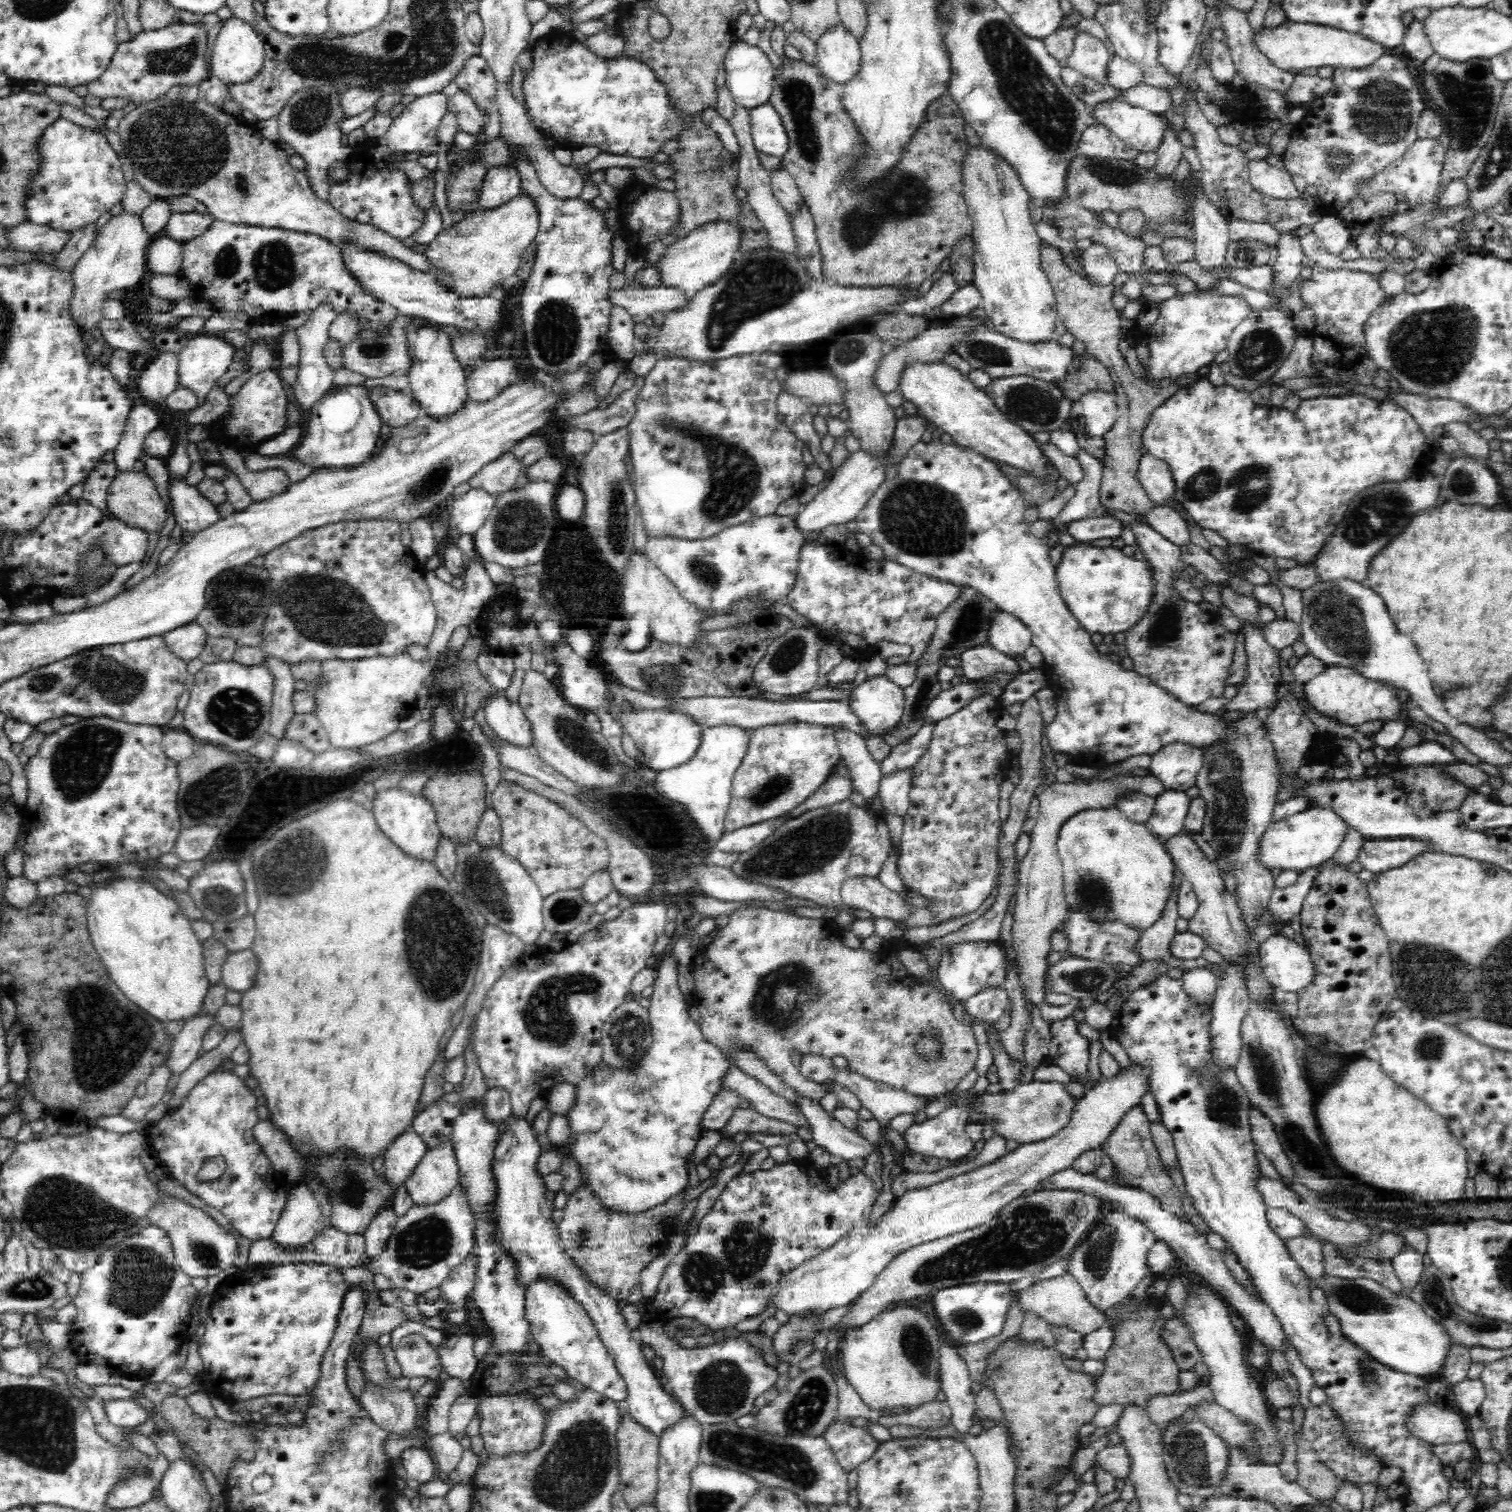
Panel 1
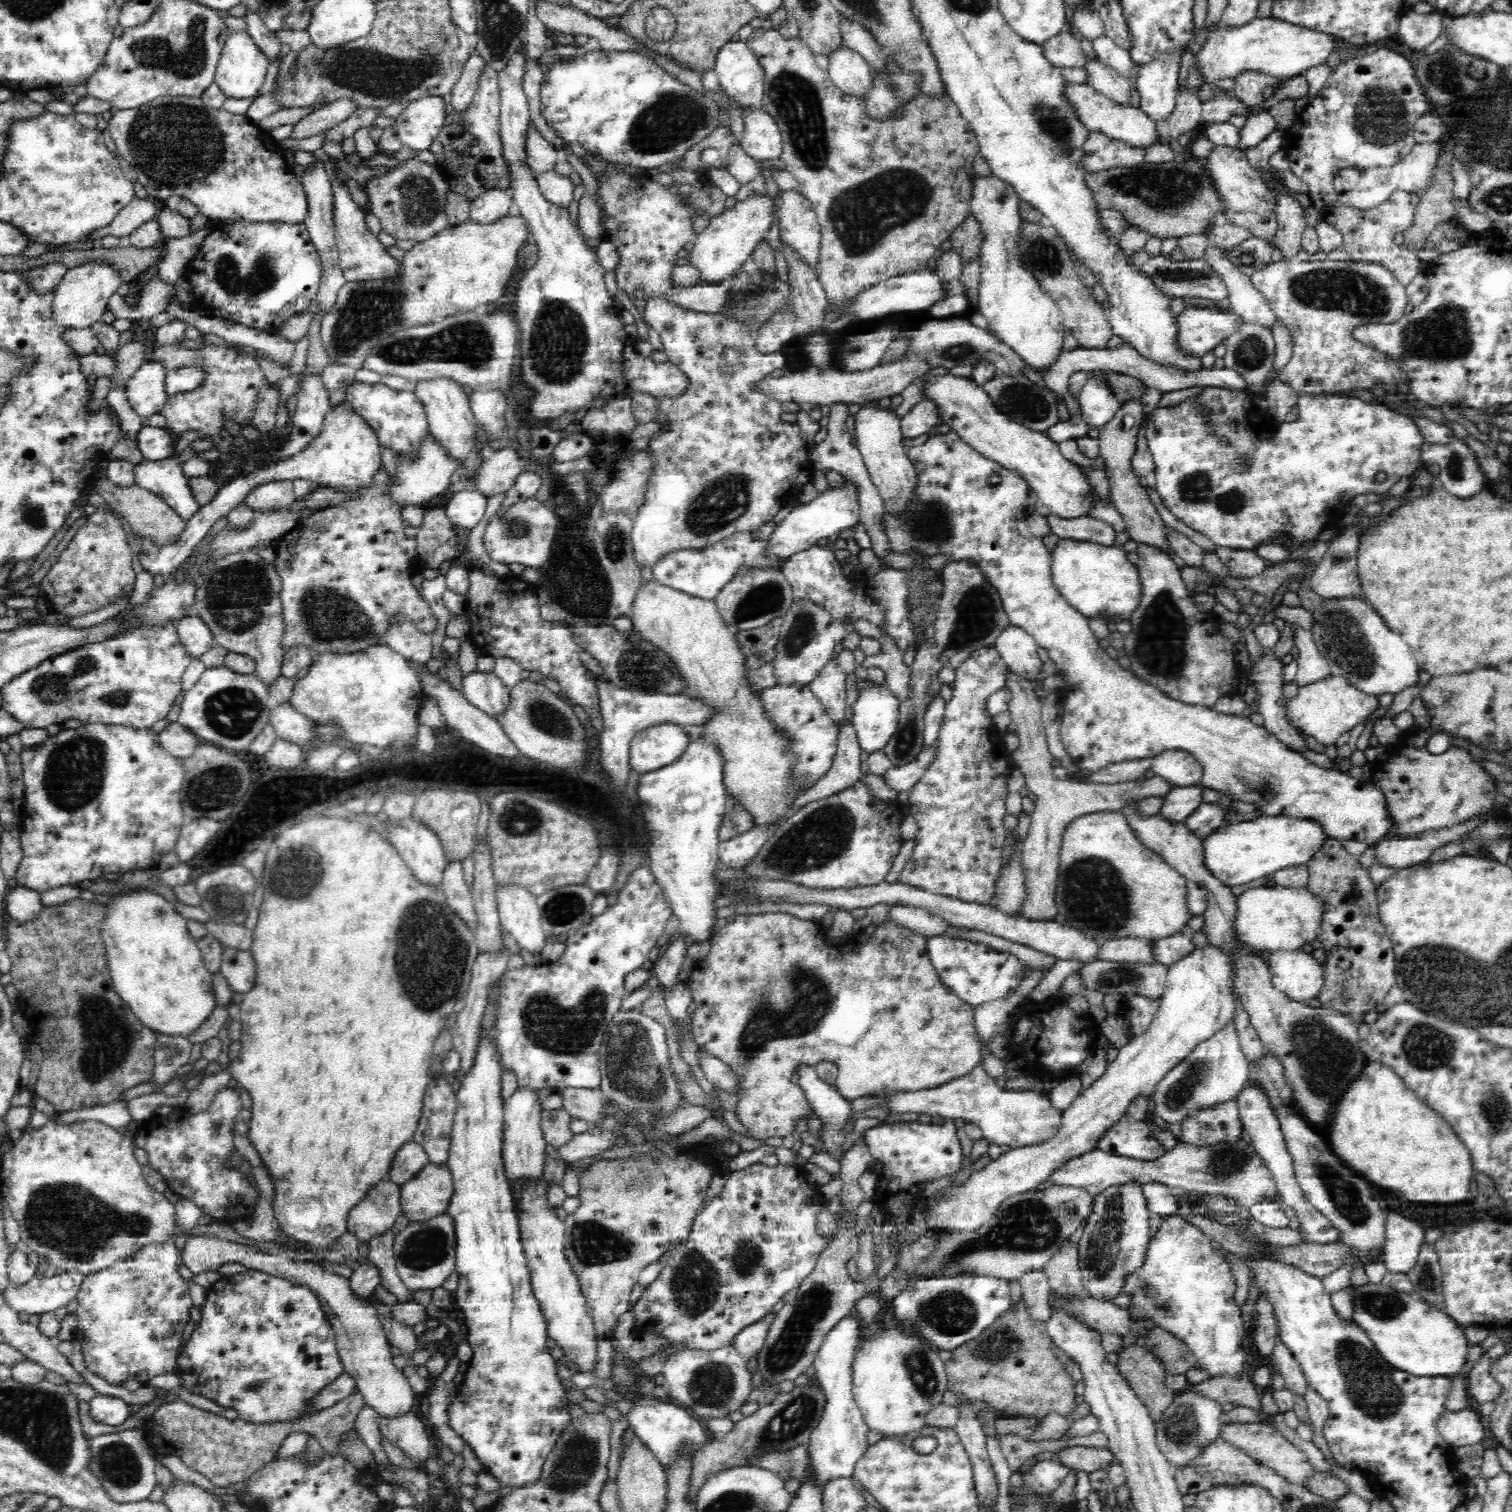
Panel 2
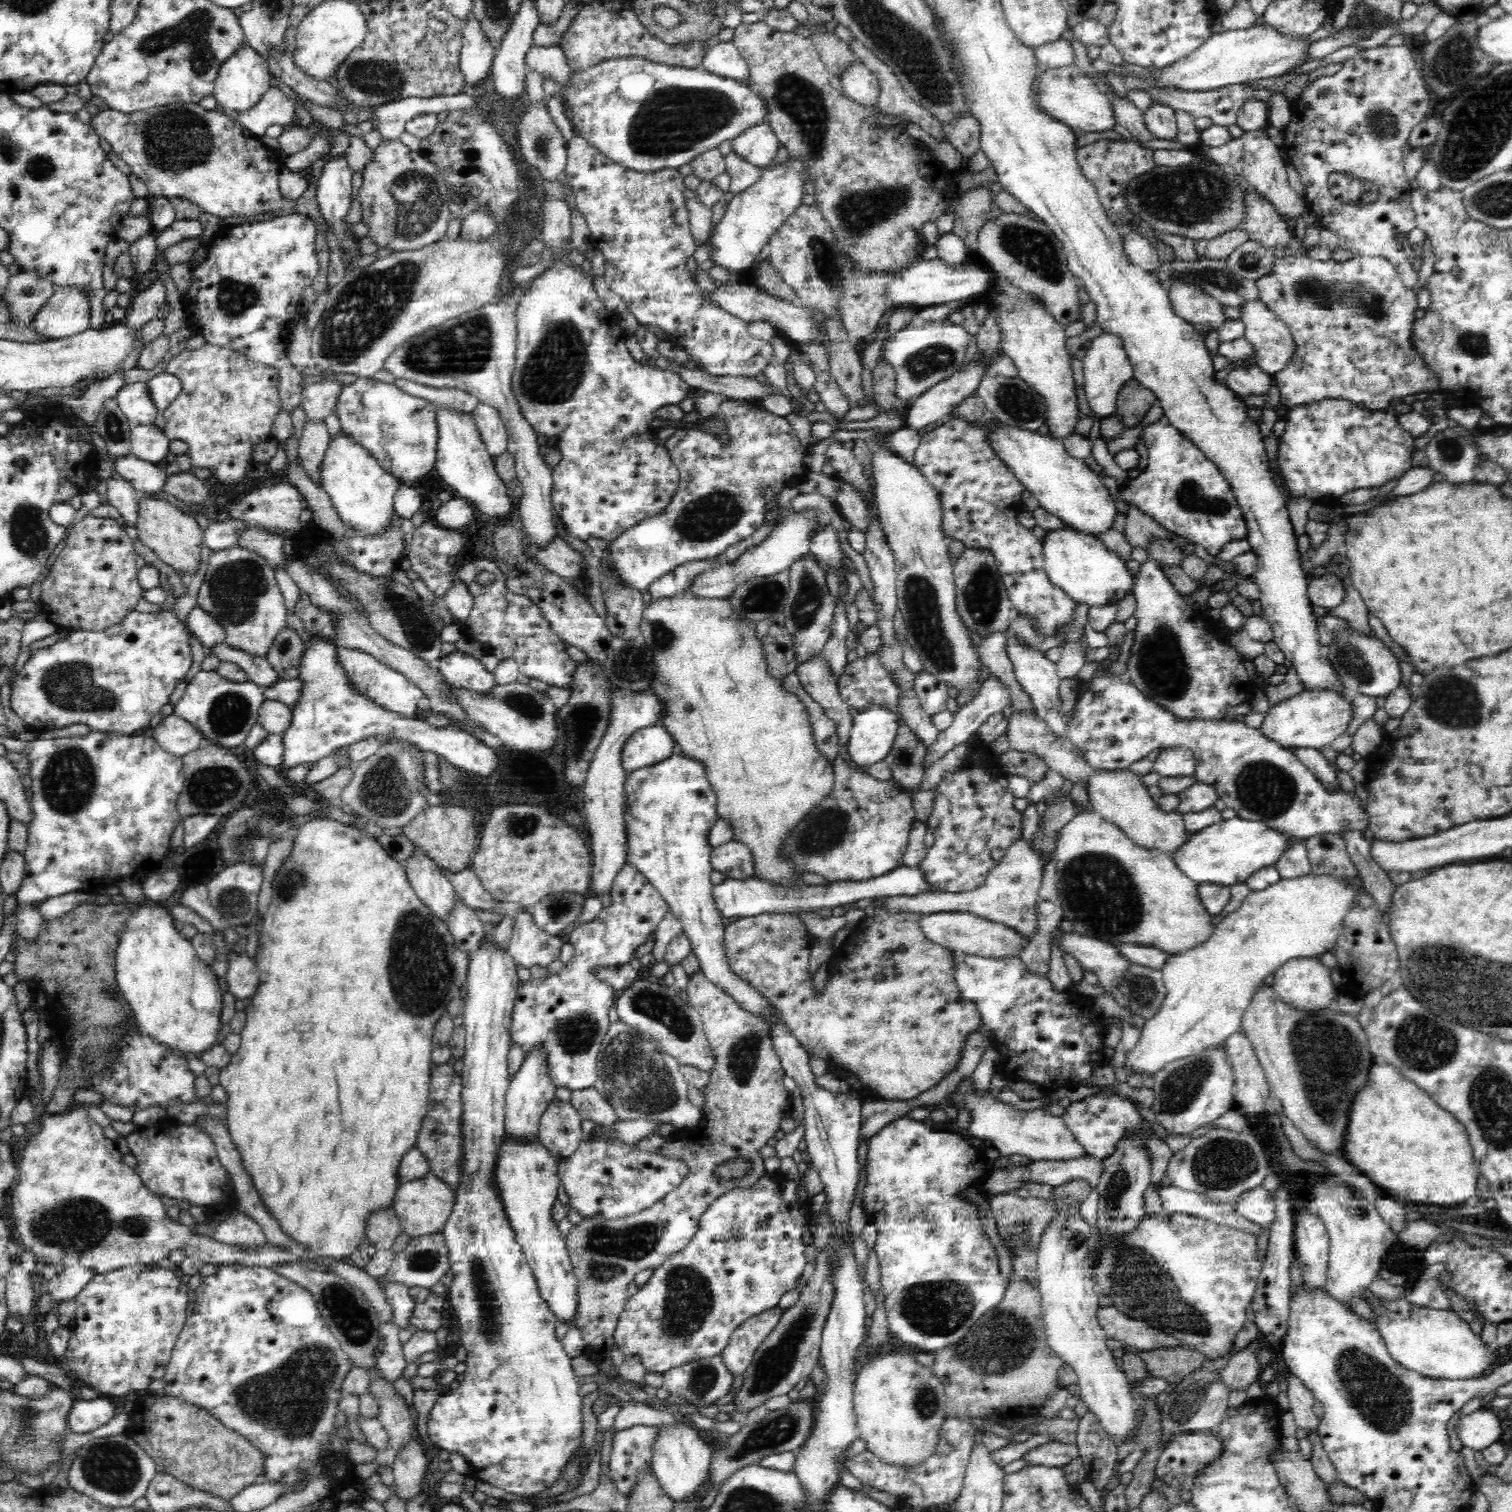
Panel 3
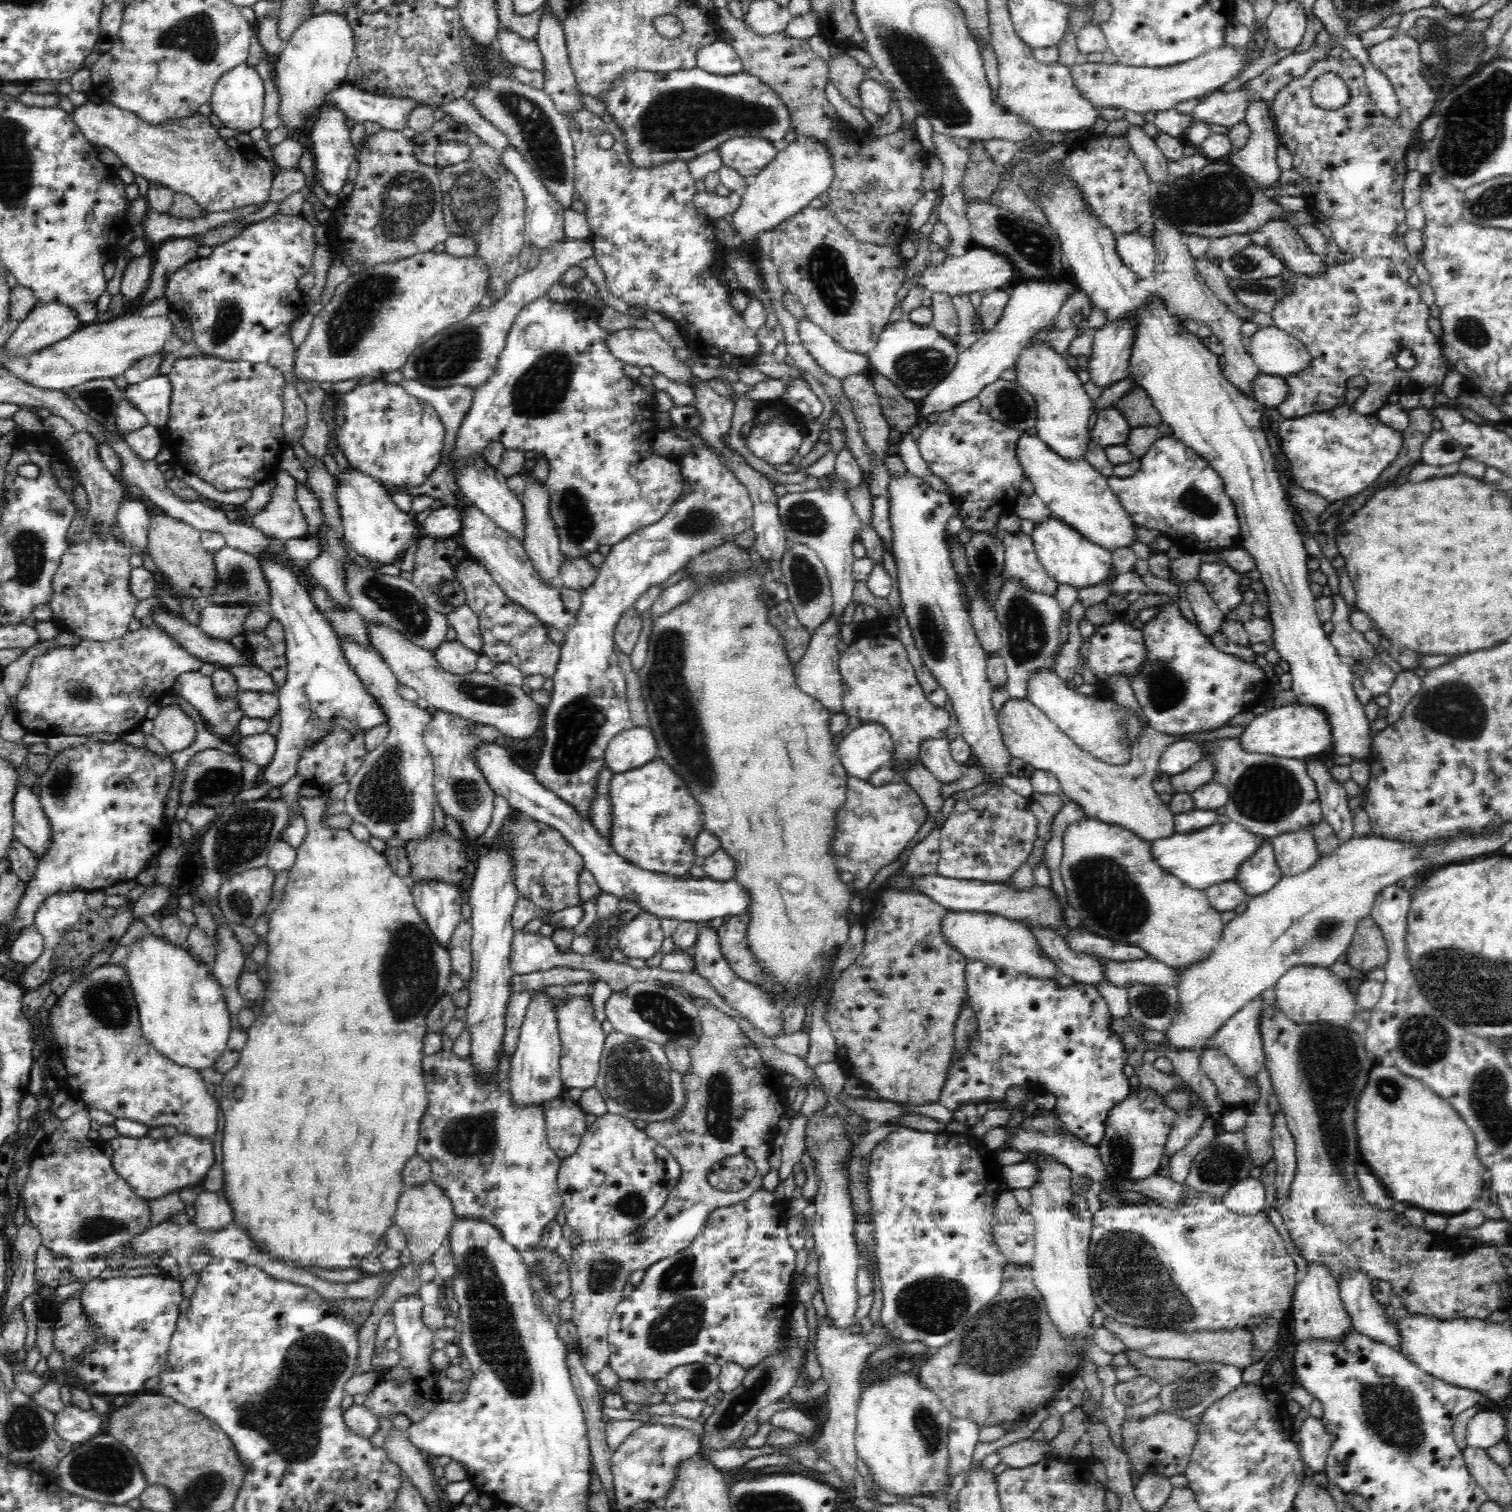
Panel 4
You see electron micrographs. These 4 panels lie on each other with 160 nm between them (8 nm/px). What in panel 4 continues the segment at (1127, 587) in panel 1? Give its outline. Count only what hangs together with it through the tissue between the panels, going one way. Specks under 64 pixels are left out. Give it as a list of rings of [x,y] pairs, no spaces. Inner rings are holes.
[[[1049,515],[1034,524],[1030,534],[1033,547],[1040,564],[1057,583],[1069,584],[1074,588],[1093,586],[1106,580],[1112,572],[1111,552],[1082,537],[1076,530]]]

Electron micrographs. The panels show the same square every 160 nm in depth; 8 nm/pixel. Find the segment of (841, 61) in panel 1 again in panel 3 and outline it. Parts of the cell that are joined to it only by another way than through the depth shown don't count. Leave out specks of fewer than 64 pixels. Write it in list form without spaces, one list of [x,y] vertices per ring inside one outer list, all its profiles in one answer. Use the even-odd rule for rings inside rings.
[[[854,62],[841,76],[846,96],[862,106],[874,106],[879,101],[879,82],[871,70],[862,63]]]

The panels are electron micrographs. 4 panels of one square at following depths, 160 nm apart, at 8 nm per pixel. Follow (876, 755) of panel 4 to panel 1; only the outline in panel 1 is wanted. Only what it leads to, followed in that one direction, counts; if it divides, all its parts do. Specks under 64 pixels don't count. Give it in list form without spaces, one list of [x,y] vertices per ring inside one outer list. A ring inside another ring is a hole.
[[[880,675],[854,687],[848,702],[868,735],[884,736],[894,730],[903,714],[904,695],[900,687]]]

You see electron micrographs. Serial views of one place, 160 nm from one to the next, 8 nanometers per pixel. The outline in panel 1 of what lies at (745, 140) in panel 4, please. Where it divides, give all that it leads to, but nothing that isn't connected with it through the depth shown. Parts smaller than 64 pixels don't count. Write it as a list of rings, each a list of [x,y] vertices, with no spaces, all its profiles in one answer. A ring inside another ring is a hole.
[[[764,103],[748,111],[748,125],[752,143],[758,154],[782,157],[788,150],[788,135],[780,121],[780,115],[770,103]]]

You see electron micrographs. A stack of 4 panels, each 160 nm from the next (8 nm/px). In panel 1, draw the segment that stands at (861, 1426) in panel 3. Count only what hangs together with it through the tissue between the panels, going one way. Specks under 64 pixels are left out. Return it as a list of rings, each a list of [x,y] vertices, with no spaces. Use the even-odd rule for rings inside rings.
[[[896,1308],[892,1312],[878,1313],[870,1322],[860,1328],[843,1331],[844,1342],[840,1342],[840,1361],[848,1383],[856,1389],[856,1393],[871,1412],[900,1412],[900,1408],[920,1408],[919,1404],[927,1403],[941,1391],[940,1378],[940,1346],[941,1334],[932,1322],[914,1308]]]

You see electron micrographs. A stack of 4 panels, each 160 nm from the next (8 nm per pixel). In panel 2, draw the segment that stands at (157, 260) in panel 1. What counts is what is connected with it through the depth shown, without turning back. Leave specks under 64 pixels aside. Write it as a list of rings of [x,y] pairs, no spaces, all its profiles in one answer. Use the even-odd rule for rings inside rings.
[[[204,226],[198,232],[180,238],[167,237],[163,240],[165,253],[157,262],[157,276],[160,277],[160,281],[172,285],[180,274],[188,271],[192,258],[209,232],[211,231]]]

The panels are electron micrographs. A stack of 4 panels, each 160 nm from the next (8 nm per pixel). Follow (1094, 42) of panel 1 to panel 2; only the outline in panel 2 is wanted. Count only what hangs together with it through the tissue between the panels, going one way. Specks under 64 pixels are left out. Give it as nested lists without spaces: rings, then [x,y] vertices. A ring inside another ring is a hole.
[[[1088,58],[1083,68],[1088,73],[1087,83],[1098,92],[1120,105],[1131,105],[1131,84],[1112,67]]]

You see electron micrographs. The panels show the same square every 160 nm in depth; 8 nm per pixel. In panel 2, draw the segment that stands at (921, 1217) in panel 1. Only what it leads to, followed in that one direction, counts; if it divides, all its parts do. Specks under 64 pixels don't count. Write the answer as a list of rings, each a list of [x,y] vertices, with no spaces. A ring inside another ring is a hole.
[[[1204,946],[1195,948],[1188,956],[1178,960],[1176,964],[1167,967],[1167,978],[1162,996],[1161,1006],[1157,1010],[1155,1018],[1150,1020],[1150,1025],[1142,1034],[1132,1039],[1128,1044],[1118,1049],[1116,1060],[1111,1062],[1105,1070],[1104,1076],[1097,1078],[1084,1094],[1076,1097],[1071,1105],[1062,1111],[1062,1122],[1058,1132],[1040,1146],[1026,1146],[1016,1150],[1010,1150],[1000,1155],[996,1160],[990,1161],[980,1172],[972,1172],[970,1180],[962,1184],[960,1188],[948,1190],[942,1202],[938,1202],[934,1208],[928,1210],[928,1228],[934,1232],[965,1232],[978,1230],[990,1221],[1000,1202],[1014,1194],[1025,1193],[1036,1190],[1036,1184],[1048,1180],[1050,1174],[1060,1166],[1066,1164],[1070,1159],[1090,1153],[1097,1149],[1098,1140],[1105,1131],[1113,1126],[1118,1118],[1125,1114],[1130,1102],[1140,1094],[1149,1095],[1156,1088],[1156,1084],[1164,1078],[1164,1074],[1173,1066],[1176,1066],[1183,1058],[1186,1058],[1191,1050],[1198,1044],[1213,1037],[1220,1029],[1233,1022],[1237,1010],[1237,998],[1234,994],[1235,973],[1231,968],[1231,954],[1222,951],[1220,947]]]

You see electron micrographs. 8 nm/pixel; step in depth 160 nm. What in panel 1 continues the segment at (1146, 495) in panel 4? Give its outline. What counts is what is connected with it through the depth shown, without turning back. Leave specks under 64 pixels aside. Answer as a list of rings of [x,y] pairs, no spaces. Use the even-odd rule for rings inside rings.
[[[1207,376],[1198,379],[1194,386],[1181,388],[1155,409],[1148,425],[1144,428],[1142,441],[1145,453],[1168,464],[1172,479],[1174,479],[1174,498],[1190,515],[1192,521],[1201,529],[1210,529],[1228,543],[1228,546],[1248,546],[1255,554],[1276,556],[1276,558],[1292,558],[1299,565],[1306,564],[1316,558],[1320,548],[1325,546],[1324,542],[1333,535],[1337,525],[1343,520],[1343,516],[1350,504],[1350,498],[1354,494],[1362,492],[1366,486],[1374,486],[1374,482],[1400,482],[1402,478],[1410,478],[1416,470],[1416,466],[1425,466],[1433,460],[1435,444],[1426,441],[1425,434],[1420,430],[1420,425],[1414,422],[1414,418],[1407,410],[1396,406],[1388,400],[1370,400],[1363,396],[1318,396],[1301,402],[1296,412],[1288,412],[1285,408],[1274,408],[1269,406],[1257,406],[1250,398],[1247,391],[1236,390],[1232,386],[1213,386]]]

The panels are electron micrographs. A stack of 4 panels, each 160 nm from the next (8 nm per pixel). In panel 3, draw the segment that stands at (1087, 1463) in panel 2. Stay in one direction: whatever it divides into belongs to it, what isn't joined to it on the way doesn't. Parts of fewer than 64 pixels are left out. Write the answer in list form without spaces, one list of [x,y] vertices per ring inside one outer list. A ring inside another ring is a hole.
[[[1058,1441],[1046,1442],[1034,1446],[1032,1450],[1024,1452],[1022,1458],[1025,1466],[1064,1466],[1072,1458],[1078,1458],[1078,1447],[1074,1444],[1065,1444]]]

